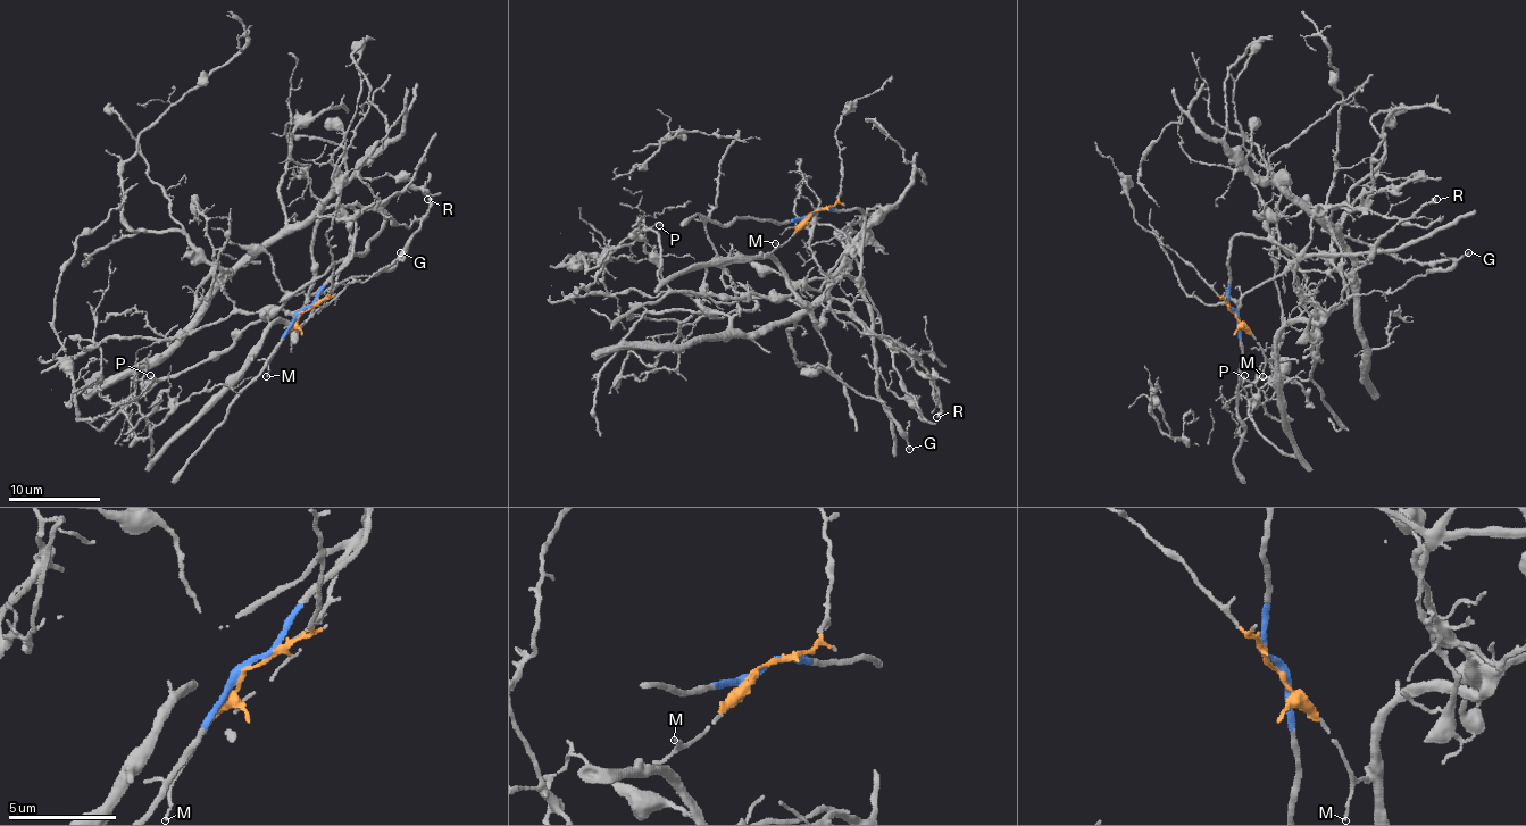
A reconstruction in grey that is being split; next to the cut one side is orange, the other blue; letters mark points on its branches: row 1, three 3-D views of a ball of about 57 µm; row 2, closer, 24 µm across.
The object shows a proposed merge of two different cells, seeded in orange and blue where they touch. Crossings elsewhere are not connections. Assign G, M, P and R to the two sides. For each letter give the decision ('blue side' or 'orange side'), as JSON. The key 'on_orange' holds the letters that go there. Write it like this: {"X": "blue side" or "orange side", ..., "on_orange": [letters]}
{"G": "orange side", "M": "orange side", "P": "orange side", "R": "blue side", "on_orange": ["G", "M", "P"]}

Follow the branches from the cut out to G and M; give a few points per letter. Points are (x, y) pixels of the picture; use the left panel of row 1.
G: (305, 310), (268, 359), (257, 357), (261, 334), (270, 325), (291, 323), (320, 290), (388, 269), (401, 251)
M: (305, 310), (268, 364), (266, 377)

